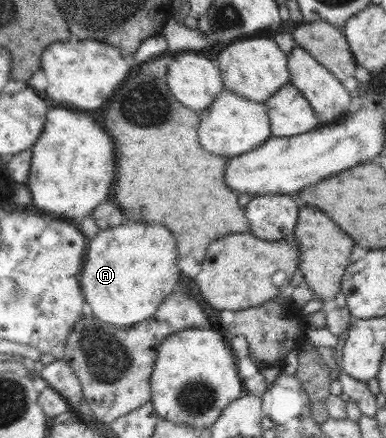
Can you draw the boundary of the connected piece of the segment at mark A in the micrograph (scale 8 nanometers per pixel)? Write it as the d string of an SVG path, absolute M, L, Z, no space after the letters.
M123 223L110 229L100 230L94 239L87 243L85 260L78 278L83 296L85 297L87 311L109 325L121 327L134 326L142 321L152 318L158 306L178 287L180 268L176 264L180 259L176 247L176 239L170 235L166 227L162 225L144 225L144 223Z

